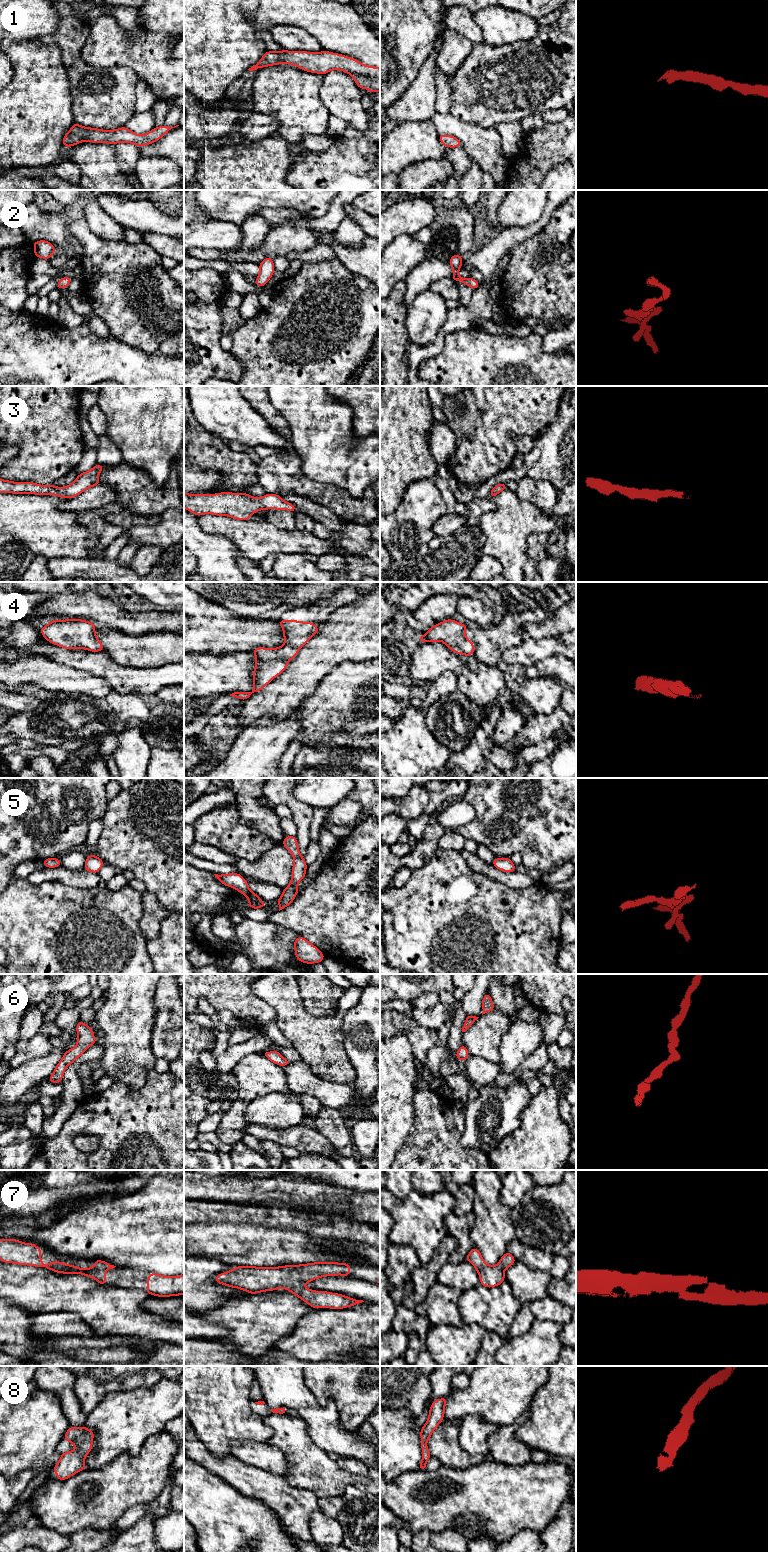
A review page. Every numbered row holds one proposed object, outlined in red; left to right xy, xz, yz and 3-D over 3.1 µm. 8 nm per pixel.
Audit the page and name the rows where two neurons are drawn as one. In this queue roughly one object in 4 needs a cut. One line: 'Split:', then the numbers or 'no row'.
Split: no row

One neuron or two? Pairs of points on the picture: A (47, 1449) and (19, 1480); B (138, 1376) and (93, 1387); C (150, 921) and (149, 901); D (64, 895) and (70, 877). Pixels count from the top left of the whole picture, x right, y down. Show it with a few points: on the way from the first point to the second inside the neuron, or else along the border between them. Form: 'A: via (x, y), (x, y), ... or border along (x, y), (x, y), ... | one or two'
A: border along (38, 1473), (32, 1470), (23, 1470), (10, 1479) | two
B: via (127, 1376), (104, 1376) | one
C: via (150, 916), (148, 913), (149, 906) | one
D: border along (44, 881), (59, 881), (74, 887), (90, 888) | two

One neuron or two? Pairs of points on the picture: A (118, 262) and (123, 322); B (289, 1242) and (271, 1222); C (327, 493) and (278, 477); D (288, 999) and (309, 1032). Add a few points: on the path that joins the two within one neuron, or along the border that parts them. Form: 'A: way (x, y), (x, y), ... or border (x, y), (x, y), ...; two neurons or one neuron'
A: way (119, 277), (119, 287), (123, 293), (123, 307); one neuron
B: border (254, 1223), (260, 1226), (291, 1228), (298, 1231); two neurons
C: way (315, 491), (290, 478); one neuron
D: way (289, 1007), (301, 1024); one neuron

